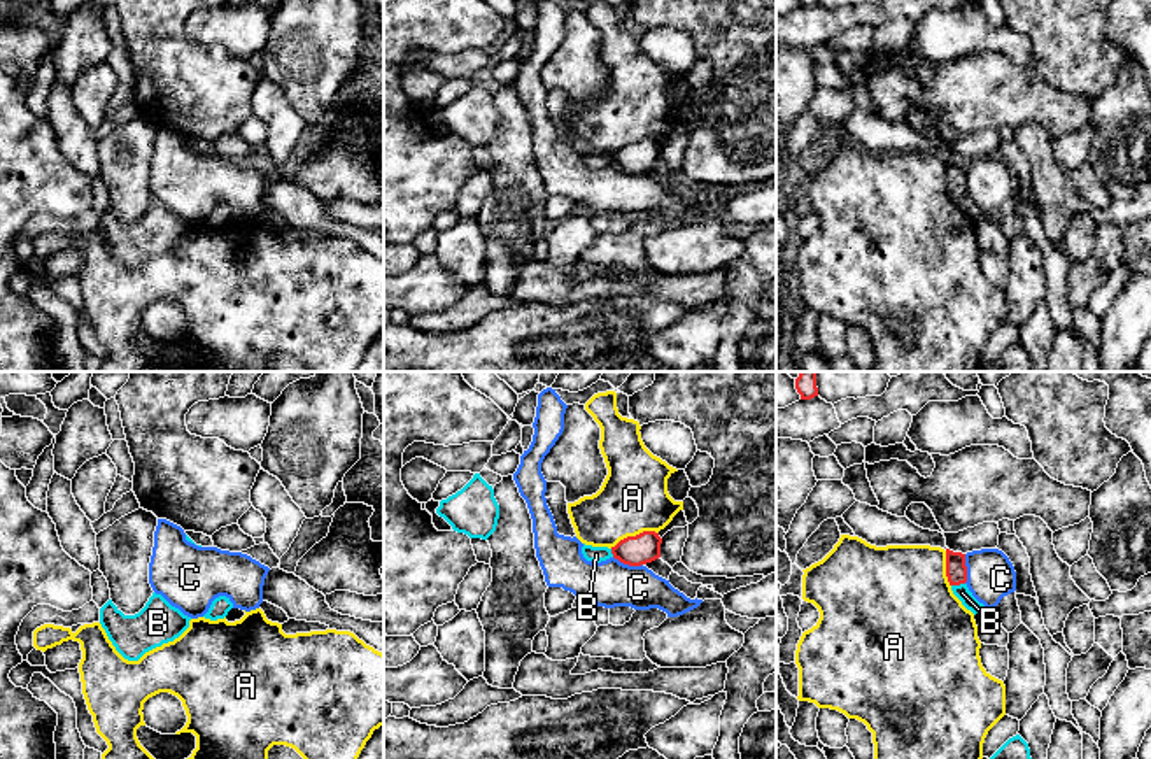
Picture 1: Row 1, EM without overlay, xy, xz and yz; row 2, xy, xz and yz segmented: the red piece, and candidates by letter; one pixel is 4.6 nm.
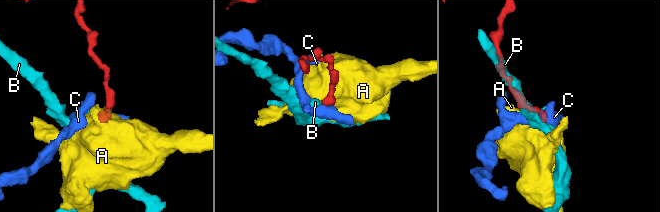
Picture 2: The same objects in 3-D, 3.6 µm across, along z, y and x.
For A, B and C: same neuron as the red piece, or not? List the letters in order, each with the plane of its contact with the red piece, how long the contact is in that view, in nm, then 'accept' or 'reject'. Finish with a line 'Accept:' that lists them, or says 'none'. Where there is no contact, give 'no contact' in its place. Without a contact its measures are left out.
A: xz | 240 nm | reject
B: yz | 70 nm | reject
C: xz | 140 nm | reject
Accept: none

